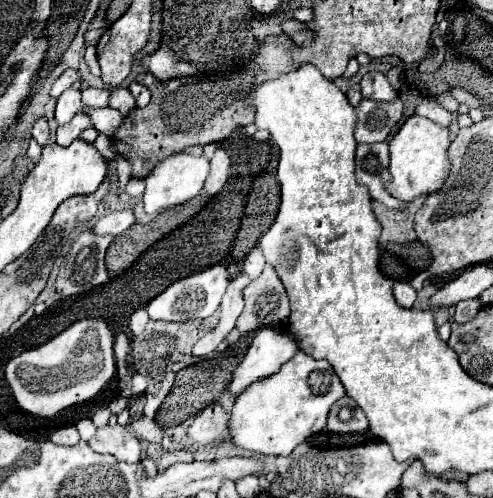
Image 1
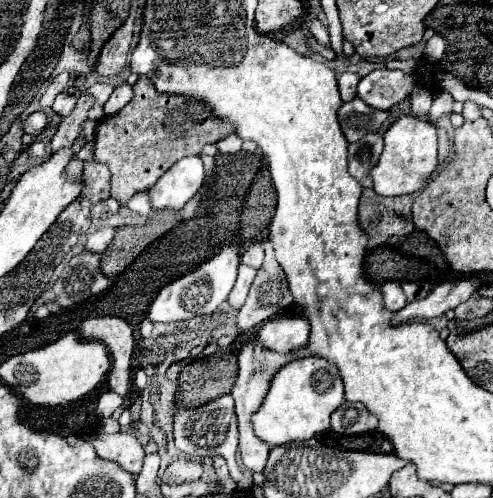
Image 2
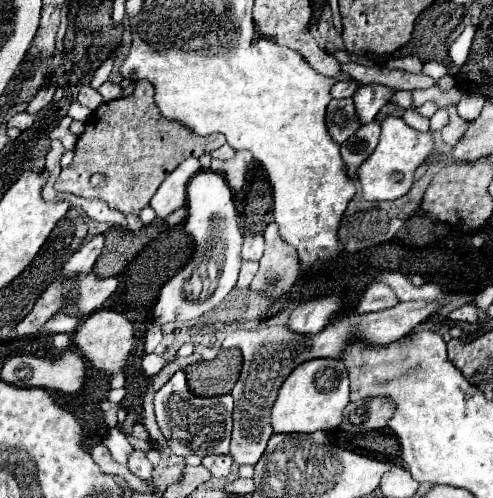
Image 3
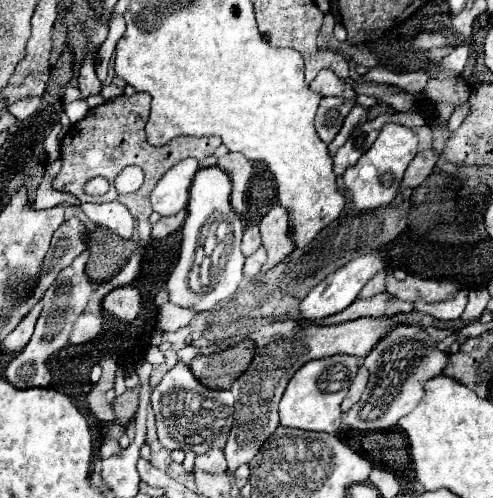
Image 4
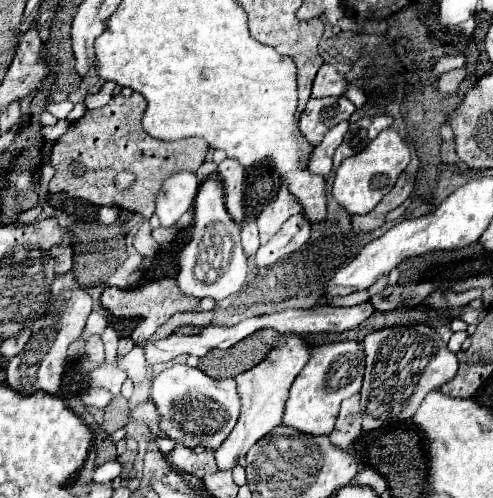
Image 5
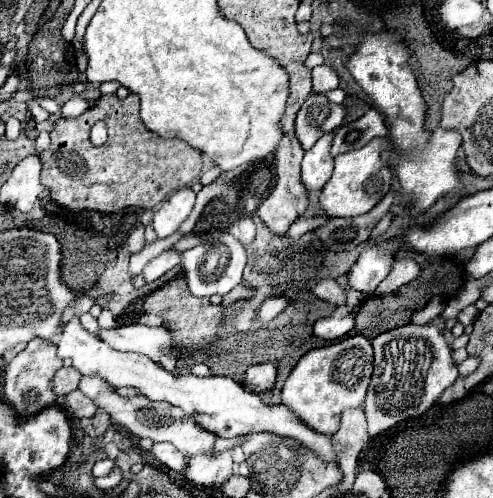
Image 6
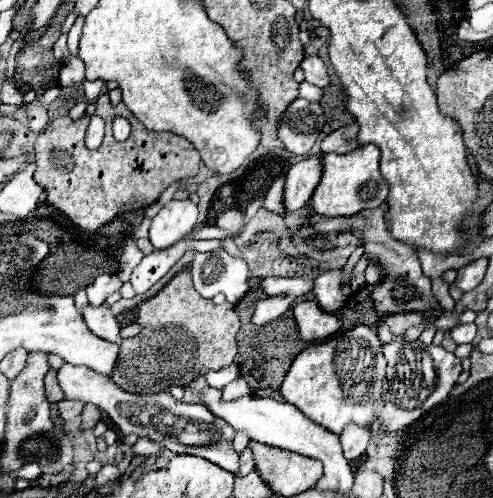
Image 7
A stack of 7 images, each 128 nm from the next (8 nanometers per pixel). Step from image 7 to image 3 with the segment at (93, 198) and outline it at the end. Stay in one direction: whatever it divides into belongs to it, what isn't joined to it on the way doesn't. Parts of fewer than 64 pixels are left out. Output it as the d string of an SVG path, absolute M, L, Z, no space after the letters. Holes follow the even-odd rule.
M138 80L134 92L126 98L106 102L92 114L84 134L76 142L76 156L70 166L62 168L54 188L82 198L102 198L110 208L122 214L138 214L154 196L162 180L188 156L202 156L226 142L222 134L198 136L184 124L160 116L154 102L154 86L148 80ZM102 174L106 182L100 188L90 188L90 176Z

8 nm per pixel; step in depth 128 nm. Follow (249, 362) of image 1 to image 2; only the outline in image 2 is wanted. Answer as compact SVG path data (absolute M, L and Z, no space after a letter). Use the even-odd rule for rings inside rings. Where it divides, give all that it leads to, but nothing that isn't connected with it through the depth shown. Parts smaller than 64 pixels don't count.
M300 316L272 320L260 326L256 340L260 340L262 348L286 354L296 352L296 348L304 348L308 344L310 324Z

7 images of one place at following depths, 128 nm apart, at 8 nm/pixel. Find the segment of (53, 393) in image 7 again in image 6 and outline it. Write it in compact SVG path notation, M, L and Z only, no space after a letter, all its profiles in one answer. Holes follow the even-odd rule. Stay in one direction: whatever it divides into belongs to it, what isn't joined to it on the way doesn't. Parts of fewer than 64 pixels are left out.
M60 368L54 376L54 392L58 396L66 396L70 392L74 392L78 388L80 382L80 372L76 372L74 368Z

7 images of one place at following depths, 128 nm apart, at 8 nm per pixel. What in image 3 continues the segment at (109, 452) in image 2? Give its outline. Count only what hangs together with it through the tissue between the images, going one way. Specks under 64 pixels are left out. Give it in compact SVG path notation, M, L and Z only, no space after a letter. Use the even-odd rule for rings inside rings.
M134 450L132 454L130 454L130 458L128 458L128 468L130 468L130 472L134 474L134 476L138 476L138 478L142 478L142 480L146 480L146 478L150 478L150 474L152 474L152 464L148 462L148 458L146 458L146 452L142 452L142 450Z

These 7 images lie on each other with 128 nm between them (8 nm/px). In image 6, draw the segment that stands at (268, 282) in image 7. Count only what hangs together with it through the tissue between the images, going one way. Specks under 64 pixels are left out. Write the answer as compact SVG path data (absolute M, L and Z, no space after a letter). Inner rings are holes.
M322 280L318 284L318 288L312 290L320 300L328 300L334 306L346 304L346 292L342 290L342 286L336 280Z

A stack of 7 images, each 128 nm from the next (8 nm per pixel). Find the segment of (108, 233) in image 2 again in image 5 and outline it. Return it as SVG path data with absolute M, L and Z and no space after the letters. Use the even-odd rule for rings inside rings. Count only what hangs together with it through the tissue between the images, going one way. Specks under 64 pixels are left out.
M66 272L62 276L56 276L50 288L50 302L46 312L34 322L32 336L28 344L22 348L22 352L8 362L6 368L8 386L24 396L30 396L38 390L56 394L60 390L60 380L66 366L66 350L76 338L80 338L90 312L92 312L92 298L86 292L86 288L82 288L76 282L74 274Z

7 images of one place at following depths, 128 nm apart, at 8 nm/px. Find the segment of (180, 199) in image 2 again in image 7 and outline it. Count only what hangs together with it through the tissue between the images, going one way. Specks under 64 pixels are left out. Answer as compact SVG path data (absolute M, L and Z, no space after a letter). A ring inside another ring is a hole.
M170 200L152 218L150 242L156 250L168 248L182 240L198 224L198 206L192 200Z

